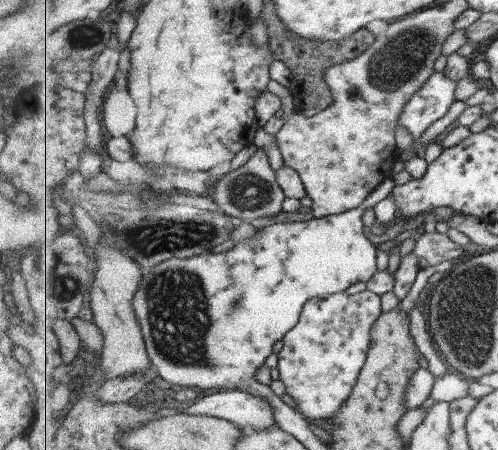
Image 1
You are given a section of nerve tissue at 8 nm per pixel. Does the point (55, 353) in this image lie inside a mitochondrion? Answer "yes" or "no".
no

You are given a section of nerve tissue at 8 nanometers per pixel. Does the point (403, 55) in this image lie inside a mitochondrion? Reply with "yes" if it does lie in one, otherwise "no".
yes

